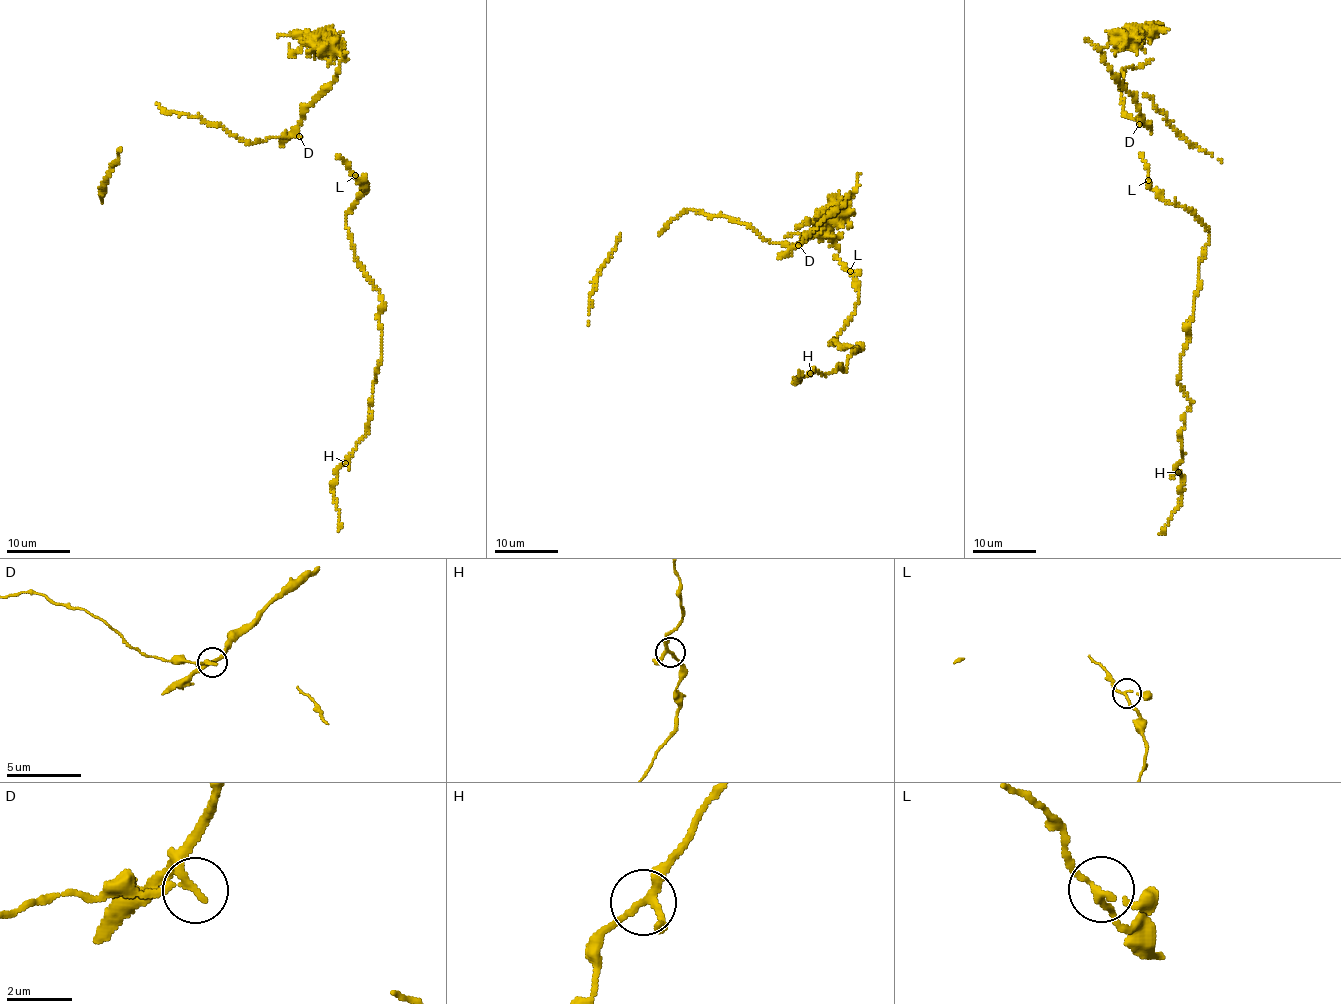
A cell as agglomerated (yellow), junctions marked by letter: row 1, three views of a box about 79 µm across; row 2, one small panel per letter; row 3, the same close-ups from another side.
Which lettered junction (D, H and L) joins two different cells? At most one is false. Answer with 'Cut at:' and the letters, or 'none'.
Cut at: D

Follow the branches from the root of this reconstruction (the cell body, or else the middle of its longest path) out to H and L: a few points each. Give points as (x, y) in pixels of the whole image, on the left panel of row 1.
H: (367, 189), (345, 222), (354, 258), (382, 300), (381, 359), (366, 434), (345, 463)
L: (367, 189), (355, 175)

